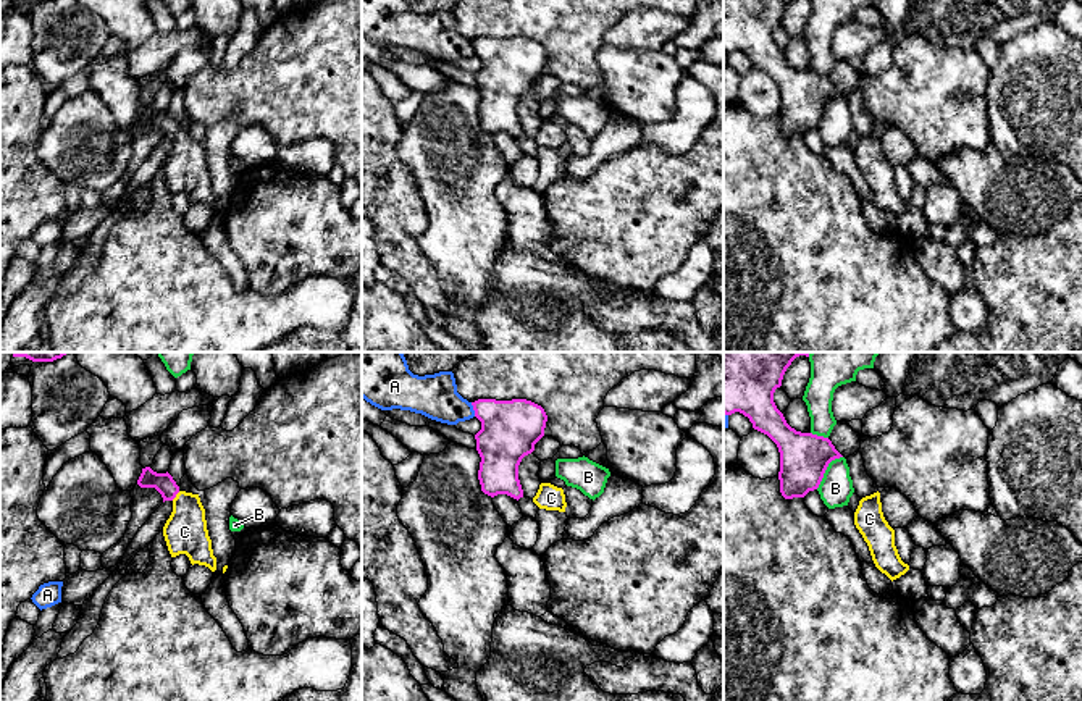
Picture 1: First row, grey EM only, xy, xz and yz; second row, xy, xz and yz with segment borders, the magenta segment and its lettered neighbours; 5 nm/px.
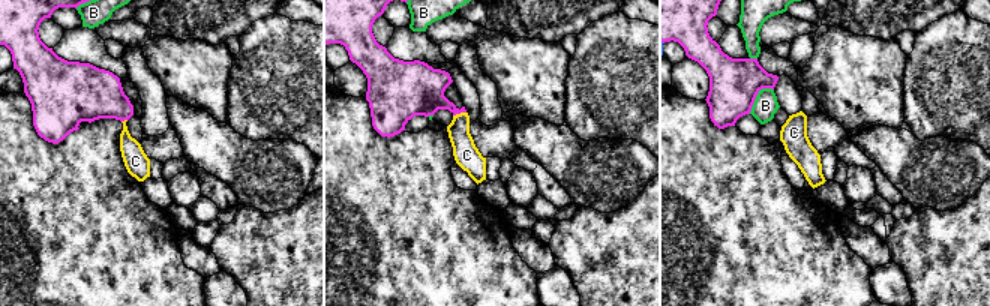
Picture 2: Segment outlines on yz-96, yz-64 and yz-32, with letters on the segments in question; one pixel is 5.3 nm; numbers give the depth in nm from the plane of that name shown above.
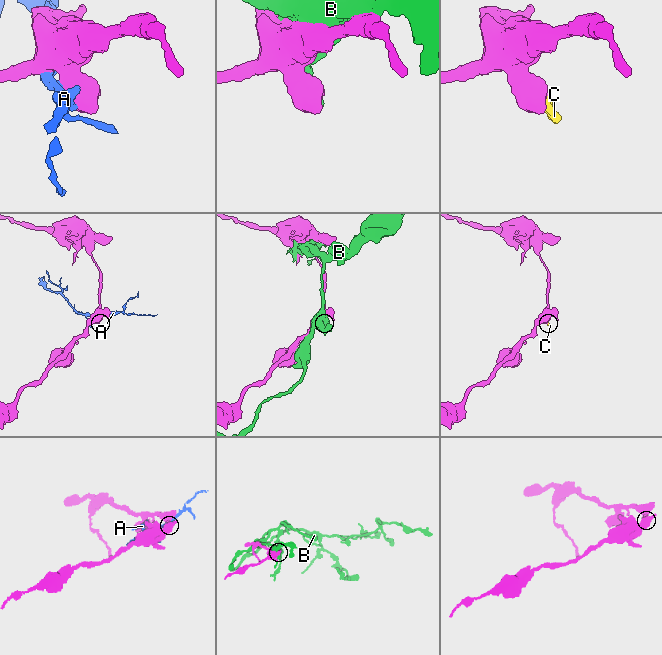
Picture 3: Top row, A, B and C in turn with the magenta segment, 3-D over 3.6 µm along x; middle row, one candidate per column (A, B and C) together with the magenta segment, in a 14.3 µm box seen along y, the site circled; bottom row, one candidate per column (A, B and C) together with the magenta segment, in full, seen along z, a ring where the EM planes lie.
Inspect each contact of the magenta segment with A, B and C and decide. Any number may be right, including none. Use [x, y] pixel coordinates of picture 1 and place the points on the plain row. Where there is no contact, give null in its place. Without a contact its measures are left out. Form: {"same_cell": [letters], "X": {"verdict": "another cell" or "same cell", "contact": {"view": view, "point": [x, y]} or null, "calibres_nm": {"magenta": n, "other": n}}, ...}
{"same_cell": ["C"], "A": {"verdict": "another cell", "contact": {"view": "xz", "point": [473, 47]}, "calibres_nm": {"magenta": 280, "other": 220}}, "B": {"verdict": "another cell", "contact": {"view": "yz", "point": [826, 107]}, "calibres_nm": {"magenta": 240, "other": 160}}, "C": {"verdict": "same cell", "contact": {"view": "xy", "point": [175, 134]}, "calibres_nm": {"magenta": 100, "other": 220}}}

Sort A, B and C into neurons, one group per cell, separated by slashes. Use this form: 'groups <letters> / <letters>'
groups A / B / C

